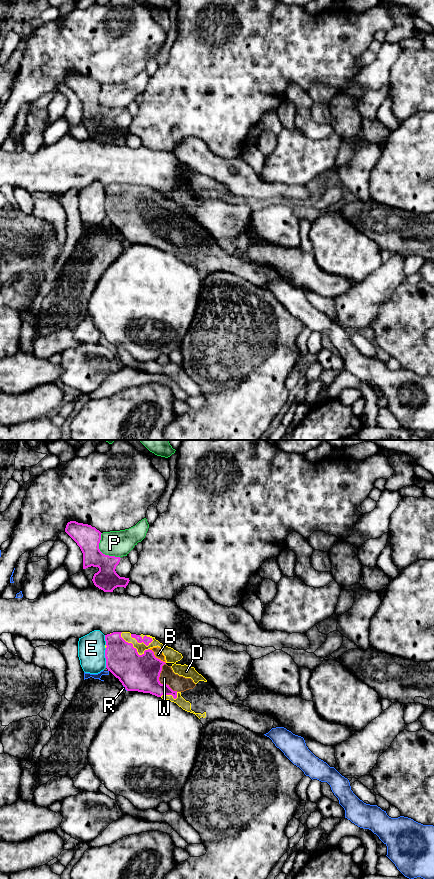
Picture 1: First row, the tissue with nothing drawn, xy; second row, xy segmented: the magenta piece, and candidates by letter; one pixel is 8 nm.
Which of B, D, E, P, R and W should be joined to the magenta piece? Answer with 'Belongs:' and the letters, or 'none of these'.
Belongs: B, D, W

